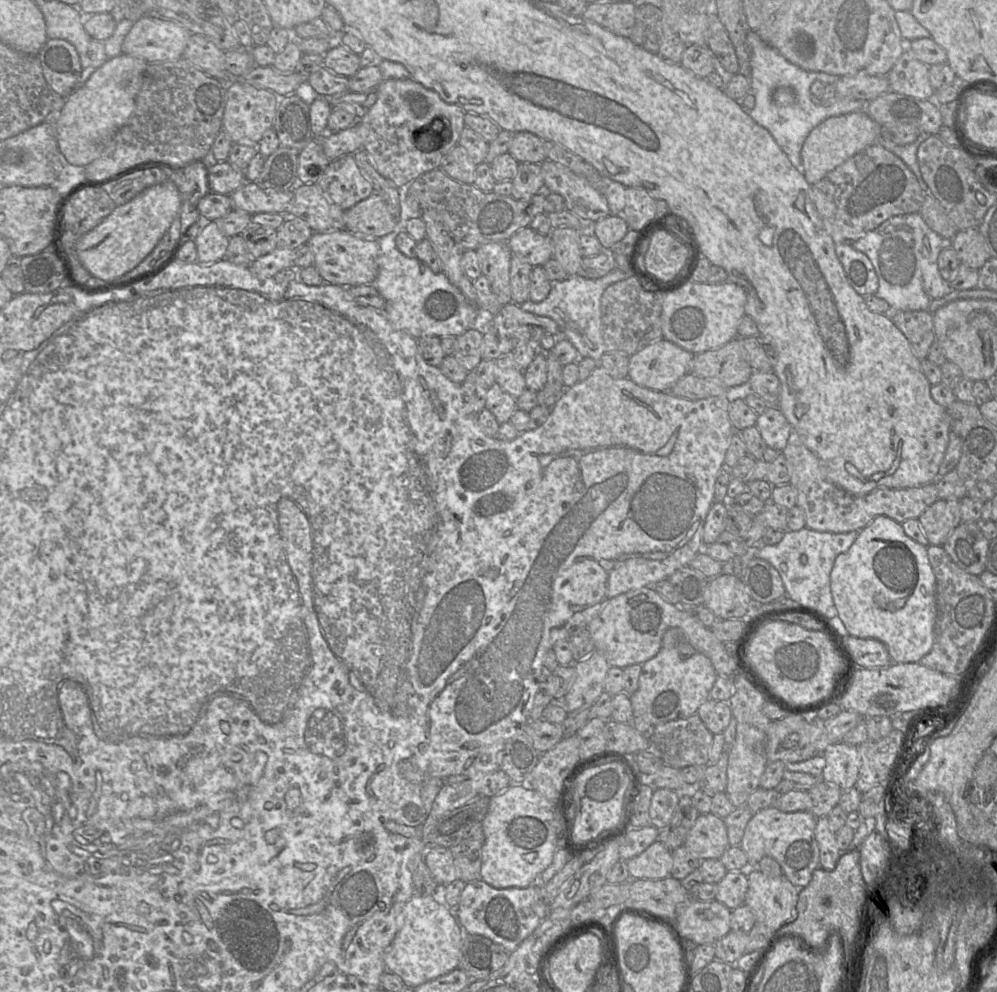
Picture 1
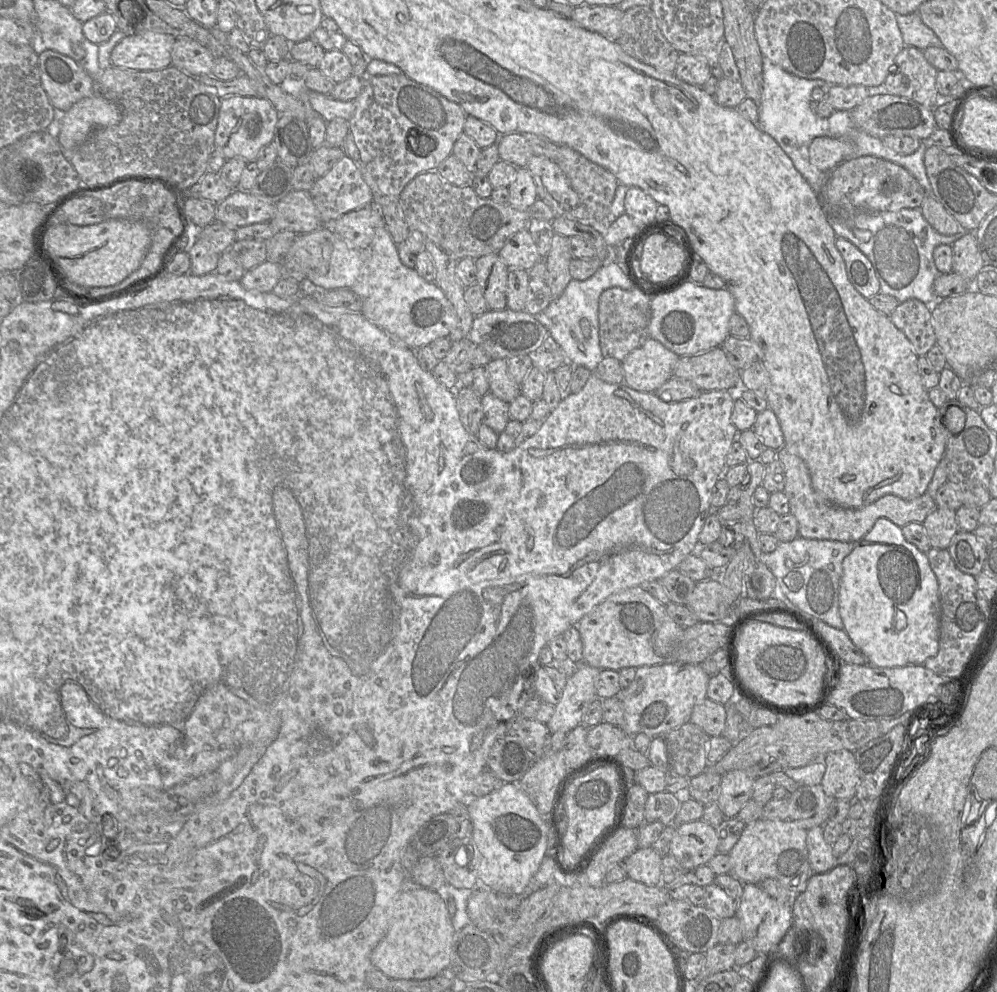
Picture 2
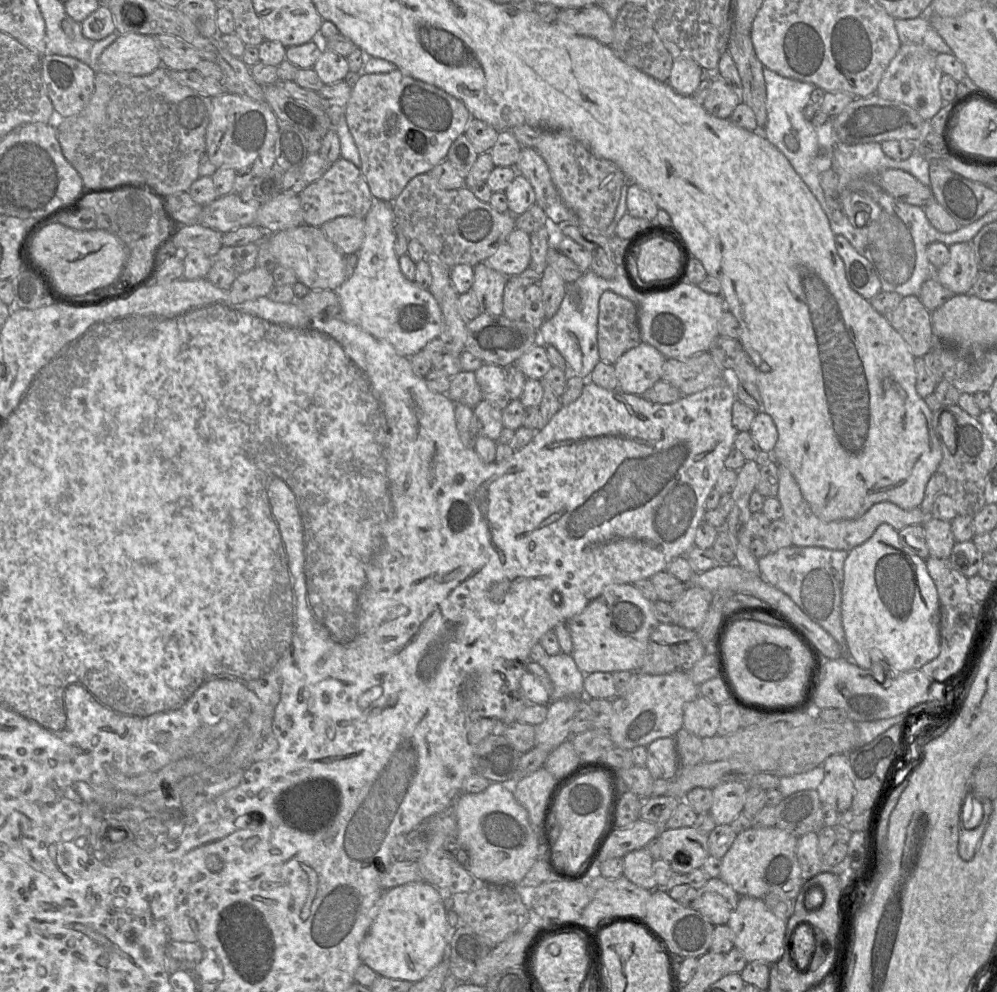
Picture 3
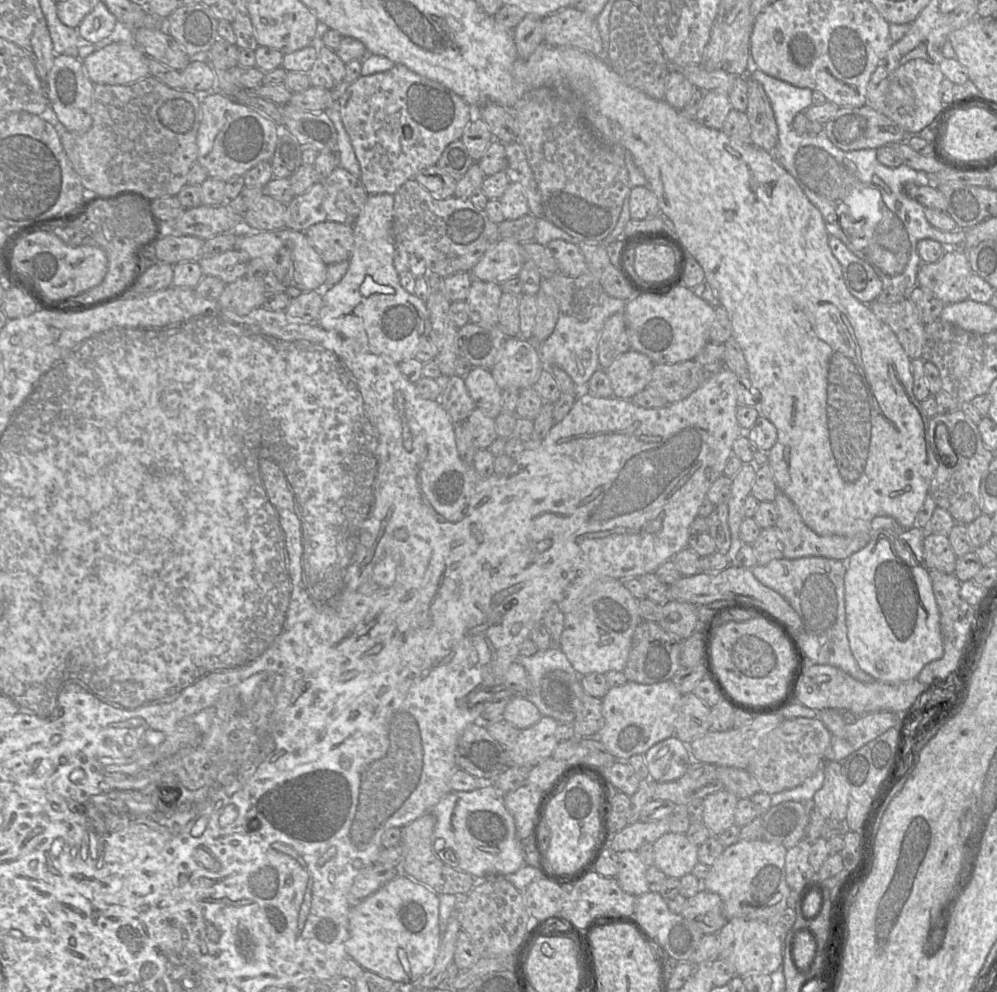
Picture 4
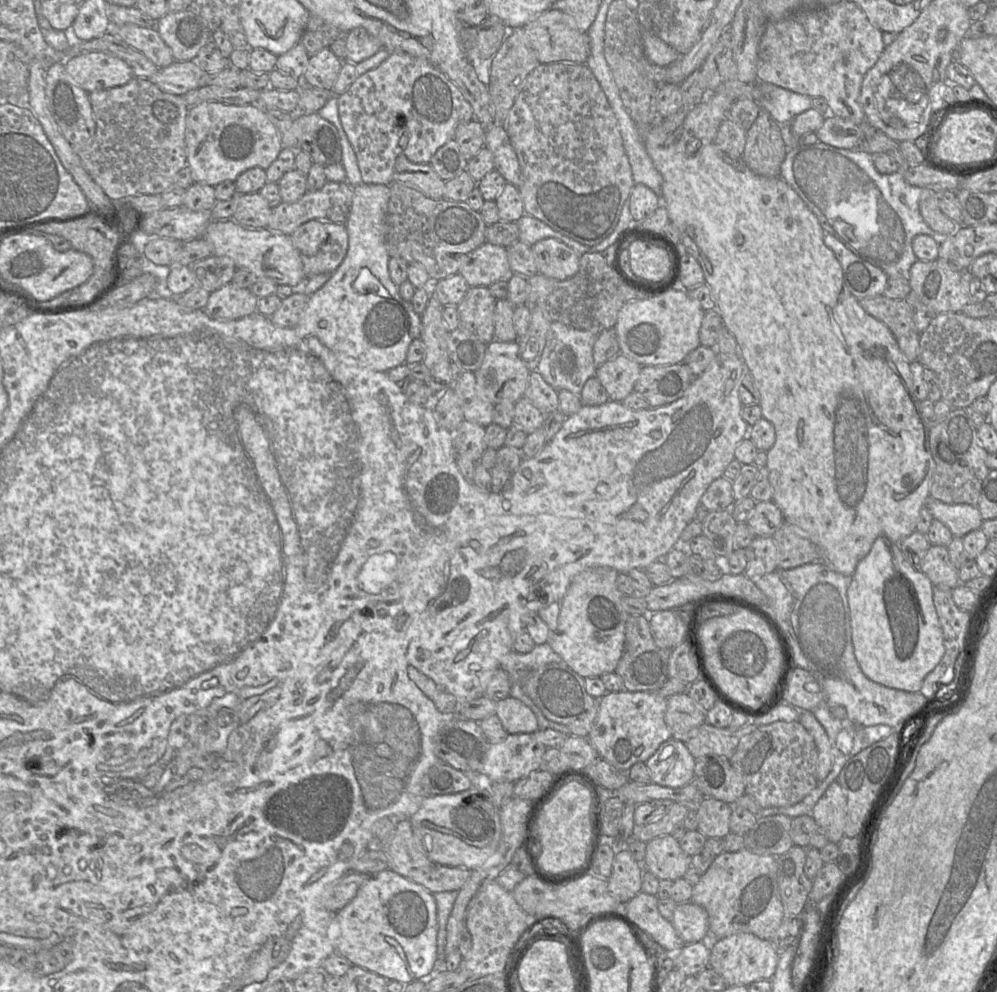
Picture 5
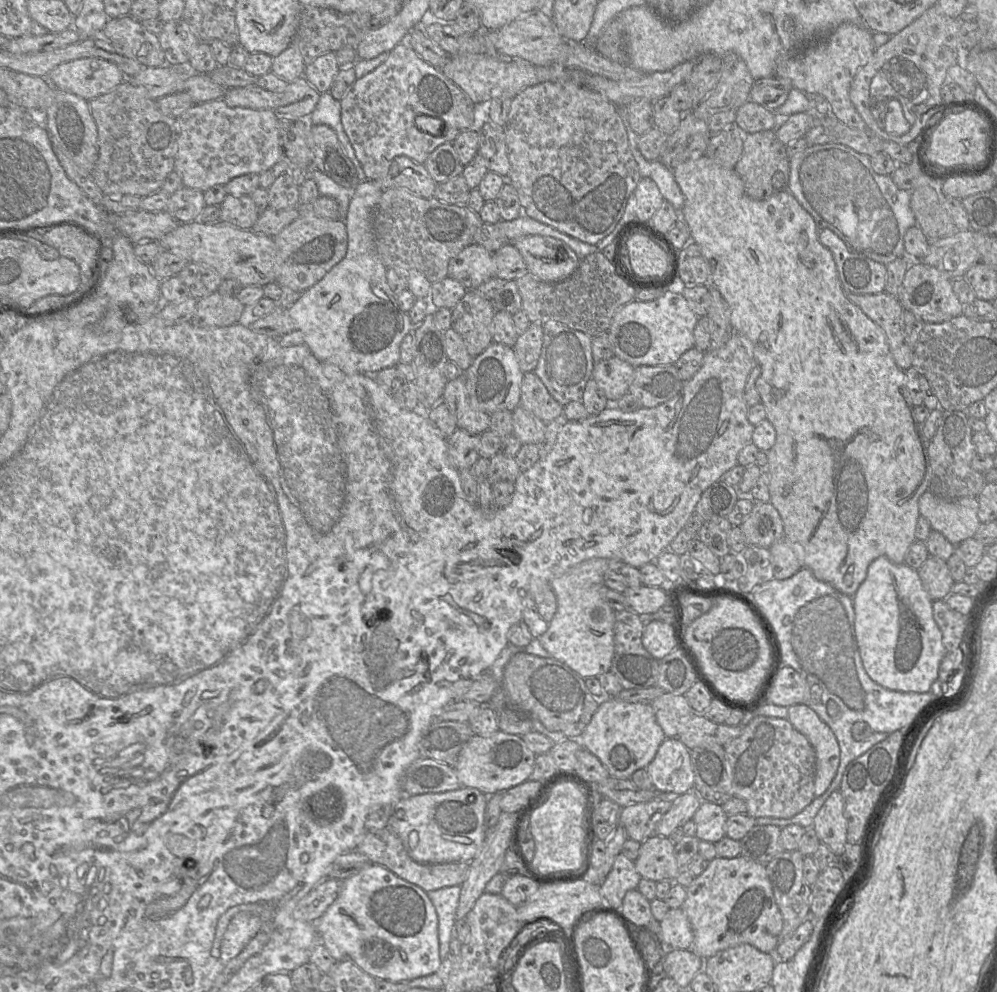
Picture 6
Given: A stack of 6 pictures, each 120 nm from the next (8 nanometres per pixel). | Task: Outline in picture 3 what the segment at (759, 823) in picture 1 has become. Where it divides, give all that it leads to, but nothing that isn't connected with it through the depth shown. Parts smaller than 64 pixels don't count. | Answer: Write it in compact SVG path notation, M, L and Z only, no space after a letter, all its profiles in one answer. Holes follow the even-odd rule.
M778 827L749 828L739 833L733 844L721 859L720 876L739 896L763 899L767 894L774 893L789 899L796 899L804 881L797 858L799 837Z

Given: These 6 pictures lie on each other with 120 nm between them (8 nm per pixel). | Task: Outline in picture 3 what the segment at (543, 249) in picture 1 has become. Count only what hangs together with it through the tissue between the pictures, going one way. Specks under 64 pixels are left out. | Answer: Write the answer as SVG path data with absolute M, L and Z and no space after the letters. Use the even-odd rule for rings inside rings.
M514 229L508 235L506 240L498 247L496 252L485 261L483 261L483 263L506 276L518 276L529 267L530 261L531 236L523 230Z

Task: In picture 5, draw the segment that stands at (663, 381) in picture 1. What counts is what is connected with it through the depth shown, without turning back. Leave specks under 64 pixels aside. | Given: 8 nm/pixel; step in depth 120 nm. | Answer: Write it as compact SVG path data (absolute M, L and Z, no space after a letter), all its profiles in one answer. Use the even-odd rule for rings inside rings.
M620 354L597 368L595 377L605 388L610 401L622 402L634 391L642 366Z

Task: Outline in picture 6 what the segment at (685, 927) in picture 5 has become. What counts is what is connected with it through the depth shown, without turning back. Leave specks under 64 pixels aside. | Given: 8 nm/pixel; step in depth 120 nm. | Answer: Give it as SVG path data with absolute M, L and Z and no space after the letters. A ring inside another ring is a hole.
M682 908L669 909L660 921L659 935L667 949L690 949L693 932Z

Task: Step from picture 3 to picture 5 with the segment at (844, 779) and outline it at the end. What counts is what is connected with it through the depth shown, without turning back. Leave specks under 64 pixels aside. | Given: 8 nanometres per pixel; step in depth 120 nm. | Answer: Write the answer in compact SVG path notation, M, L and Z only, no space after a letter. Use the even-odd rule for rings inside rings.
M837 780L828 786L811 815L816 824L824 829L828 841L838 844L845 836L847 798Z

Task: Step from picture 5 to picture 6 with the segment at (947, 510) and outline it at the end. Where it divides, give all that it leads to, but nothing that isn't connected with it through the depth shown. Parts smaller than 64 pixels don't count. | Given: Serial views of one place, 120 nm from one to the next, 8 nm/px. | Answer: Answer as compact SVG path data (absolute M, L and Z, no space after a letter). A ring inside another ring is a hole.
M927 489L919 497L918 508L931 528L942 533L953 545L973 537L981 523L977 497L946 500Z

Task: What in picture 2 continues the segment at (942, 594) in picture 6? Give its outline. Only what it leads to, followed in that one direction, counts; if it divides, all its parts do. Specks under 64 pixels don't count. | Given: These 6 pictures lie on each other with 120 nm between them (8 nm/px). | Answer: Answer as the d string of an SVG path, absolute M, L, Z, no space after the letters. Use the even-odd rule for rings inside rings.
M935 508L922 523L931 548L947 549L959 530L956 511Z

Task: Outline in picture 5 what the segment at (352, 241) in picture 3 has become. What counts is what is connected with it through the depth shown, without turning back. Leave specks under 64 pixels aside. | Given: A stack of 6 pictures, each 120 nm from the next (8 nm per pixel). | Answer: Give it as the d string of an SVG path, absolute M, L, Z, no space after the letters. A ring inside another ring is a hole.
M313 219L299 226L290 236L300 252L307 278L321 273L333 273L348 250L345 224Z

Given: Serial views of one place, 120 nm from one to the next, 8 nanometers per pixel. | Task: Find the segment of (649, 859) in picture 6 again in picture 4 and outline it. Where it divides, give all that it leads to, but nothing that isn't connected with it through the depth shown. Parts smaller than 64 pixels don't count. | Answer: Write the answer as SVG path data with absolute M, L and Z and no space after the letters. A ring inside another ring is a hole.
M668 831L654 843L654 865L667 877L681 878L698 862L698 847L684 833Z

